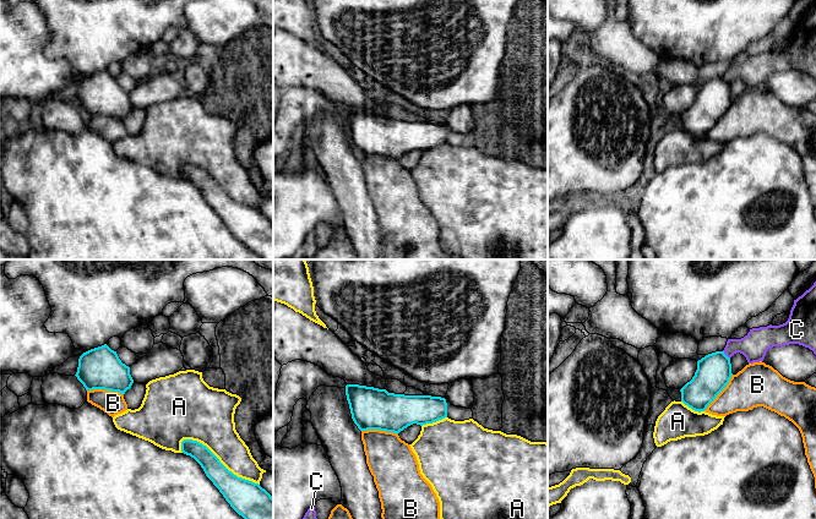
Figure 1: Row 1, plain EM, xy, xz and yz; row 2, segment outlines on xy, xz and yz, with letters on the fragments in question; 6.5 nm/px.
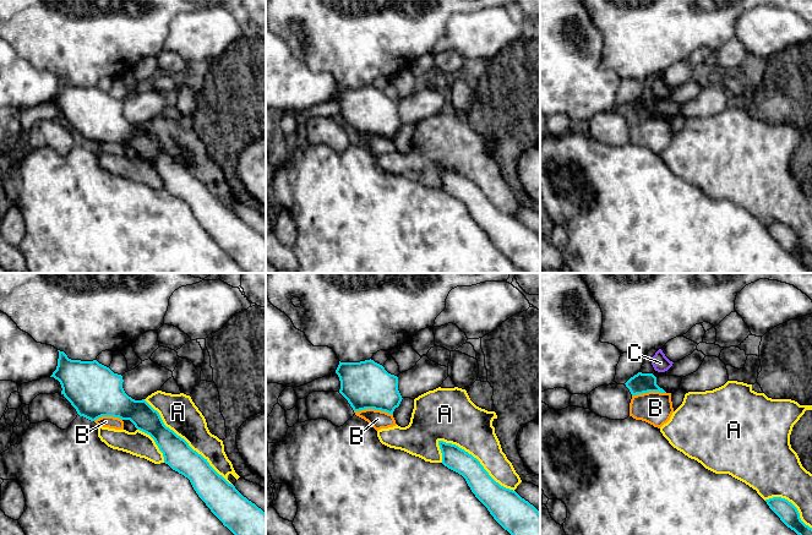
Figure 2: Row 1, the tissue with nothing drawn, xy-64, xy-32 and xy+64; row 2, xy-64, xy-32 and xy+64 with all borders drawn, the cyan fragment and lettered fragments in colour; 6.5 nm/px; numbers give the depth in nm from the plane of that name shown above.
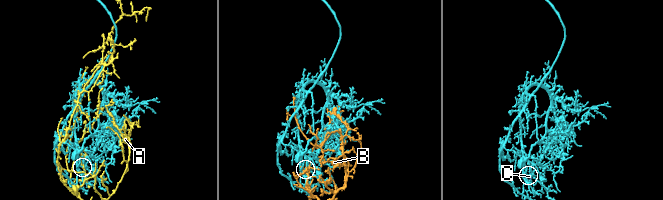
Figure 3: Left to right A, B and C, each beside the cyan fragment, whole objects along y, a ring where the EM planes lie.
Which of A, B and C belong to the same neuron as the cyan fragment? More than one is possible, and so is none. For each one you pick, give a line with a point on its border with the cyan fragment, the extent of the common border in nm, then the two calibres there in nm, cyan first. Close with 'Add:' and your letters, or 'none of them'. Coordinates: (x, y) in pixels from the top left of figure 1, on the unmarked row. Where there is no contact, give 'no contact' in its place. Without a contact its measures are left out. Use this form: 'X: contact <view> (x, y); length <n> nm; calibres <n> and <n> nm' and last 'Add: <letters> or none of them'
Add: none of them

